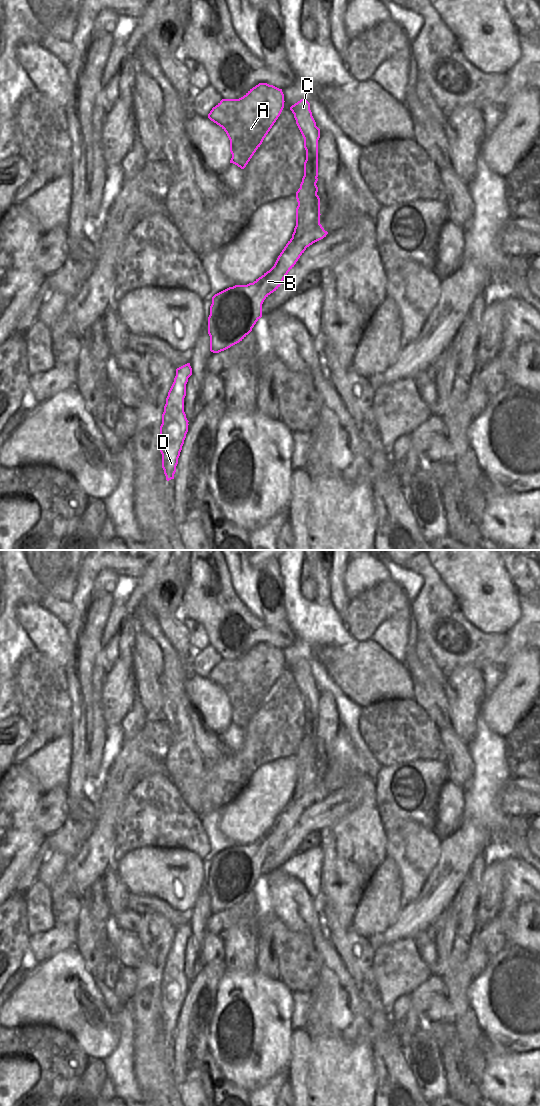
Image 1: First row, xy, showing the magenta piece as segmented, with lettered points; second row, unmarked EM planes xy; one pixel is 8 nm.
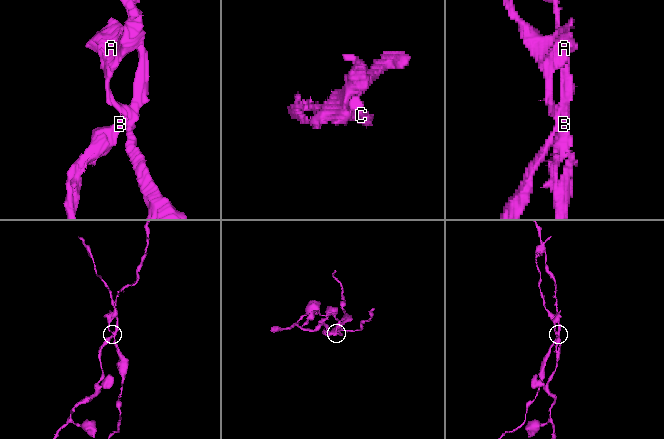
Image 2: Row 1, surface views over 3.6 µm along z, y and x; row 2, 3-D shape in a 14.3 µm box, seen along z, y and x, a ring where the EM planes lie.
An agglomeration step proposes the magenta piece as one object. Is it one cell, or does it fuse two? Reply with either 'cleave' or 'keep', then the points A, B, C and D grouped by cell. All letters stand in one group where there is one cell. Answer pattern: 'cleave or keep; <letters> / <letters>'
cleave; A / B C D

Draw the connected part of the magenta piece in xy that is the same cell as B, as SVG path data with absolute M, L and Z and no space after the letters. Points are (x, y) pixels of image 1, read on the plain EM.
M307 755L297 759L296 779L300 785L316 783L316 788L303 797L292 797L274 826L247 845L229 847L212 857L208 877L210 911L219 913L242 901L262 877L264 860L282 844L307 807L328 794L320 784L320 758Z

